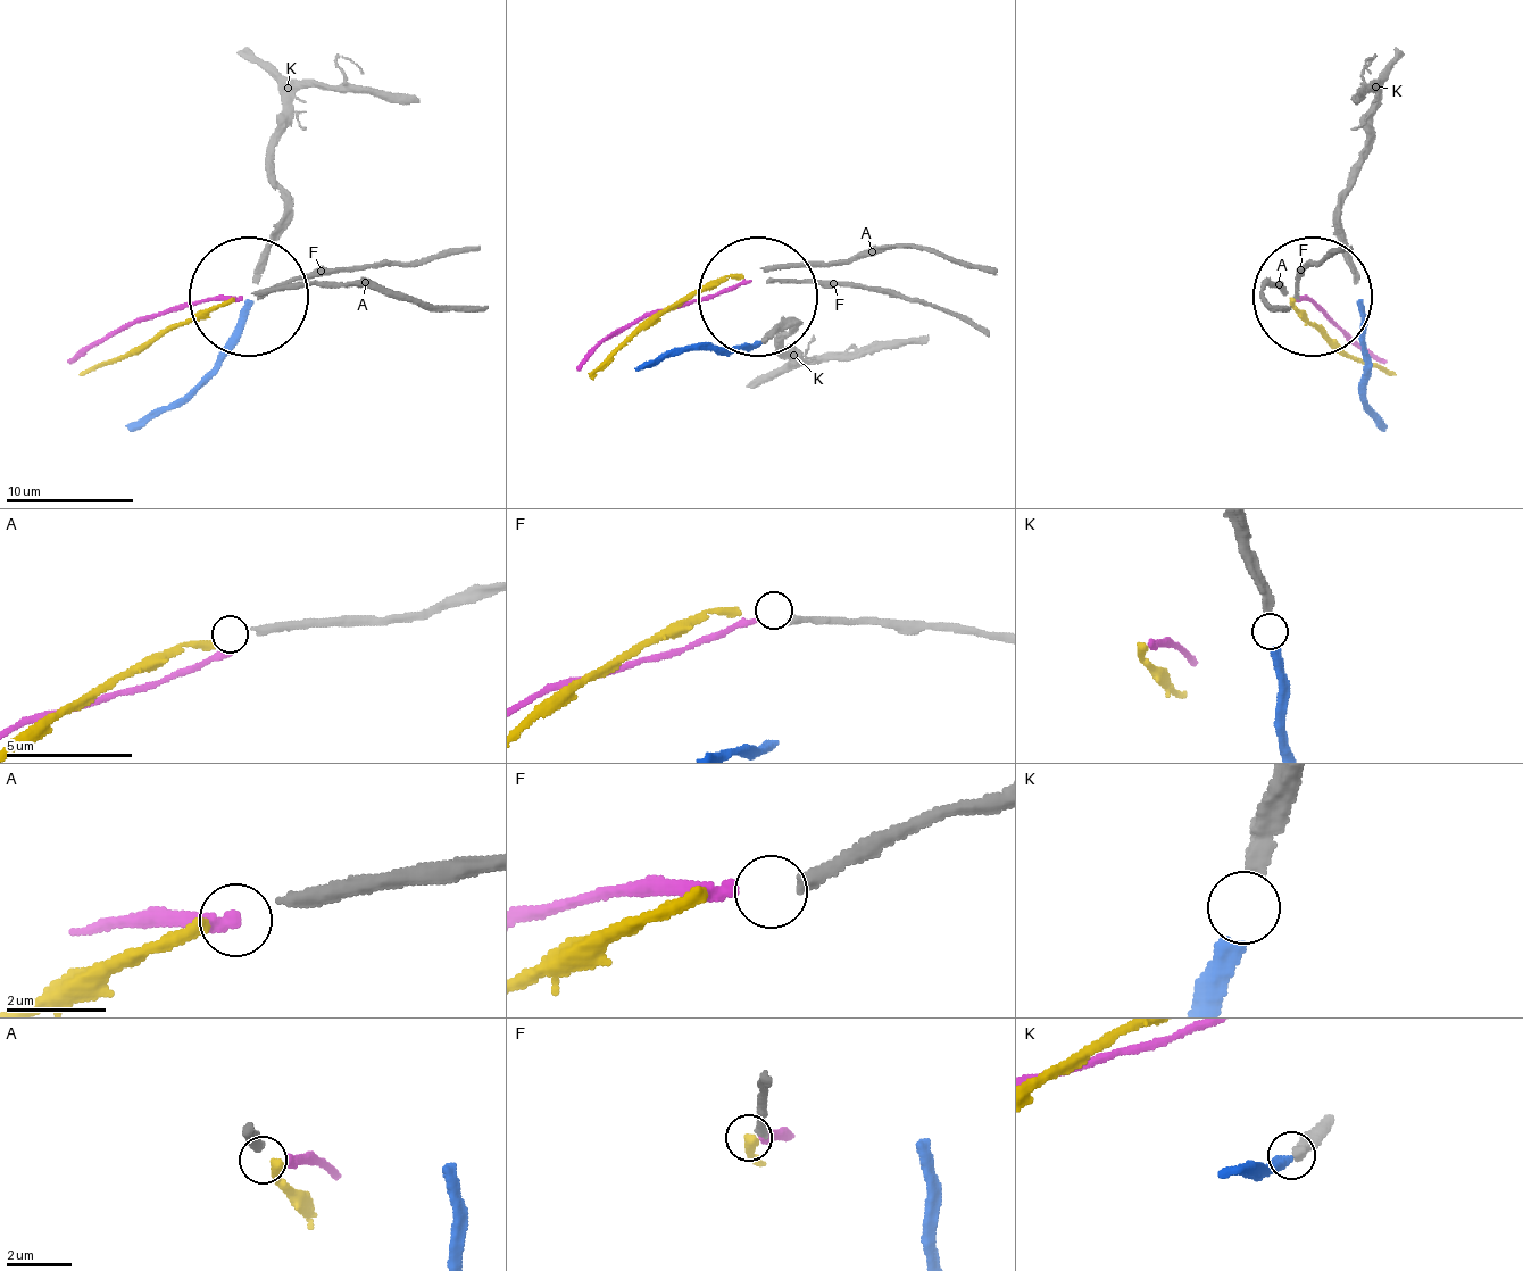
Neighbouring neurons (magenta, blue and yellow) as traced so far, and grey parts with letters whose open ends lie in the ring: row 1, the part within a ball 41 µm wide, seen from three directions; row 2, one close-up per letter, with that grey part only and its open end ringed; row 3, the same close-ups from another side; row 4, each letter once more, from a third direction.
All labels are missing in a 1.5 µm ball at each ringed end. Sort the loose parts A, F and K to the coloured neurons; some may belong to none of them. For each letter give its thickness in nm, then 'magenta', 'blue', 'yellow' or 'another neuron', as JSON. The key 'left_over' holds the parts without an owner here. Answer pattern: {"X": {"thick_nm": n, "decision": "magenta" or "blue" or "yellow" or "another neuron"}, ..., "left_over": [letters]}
{"A": {"thick_nm": 300, "decision": "yellow"}, "F": {"thick_nm": 280, "decision": "magenta"}, "K": {"thick_nm": 360, "decision": "blue"}, "left_over": []}

